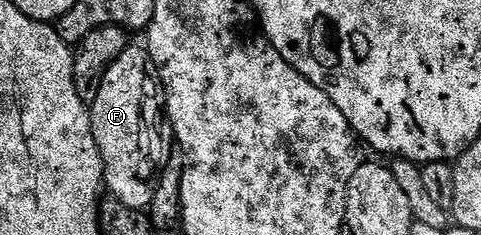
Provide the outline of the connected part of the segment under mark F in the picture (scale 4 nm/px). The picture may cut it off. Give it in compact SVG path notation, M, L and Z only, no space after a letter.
M129 47L123 55L112 61L112 66L108 68L102 79L102 87L98 87L98 99L94 99L90 107L94 139L98 143L98 151L104 160L104 184L107 192L122 203L126 203L126 207L141 211L151 206L158 180L158 165L156 169L155 159L148 154L152 137L144 133L144 100L148 97L148 88L151 87L152 81L154 85L147 52L143 48Z

